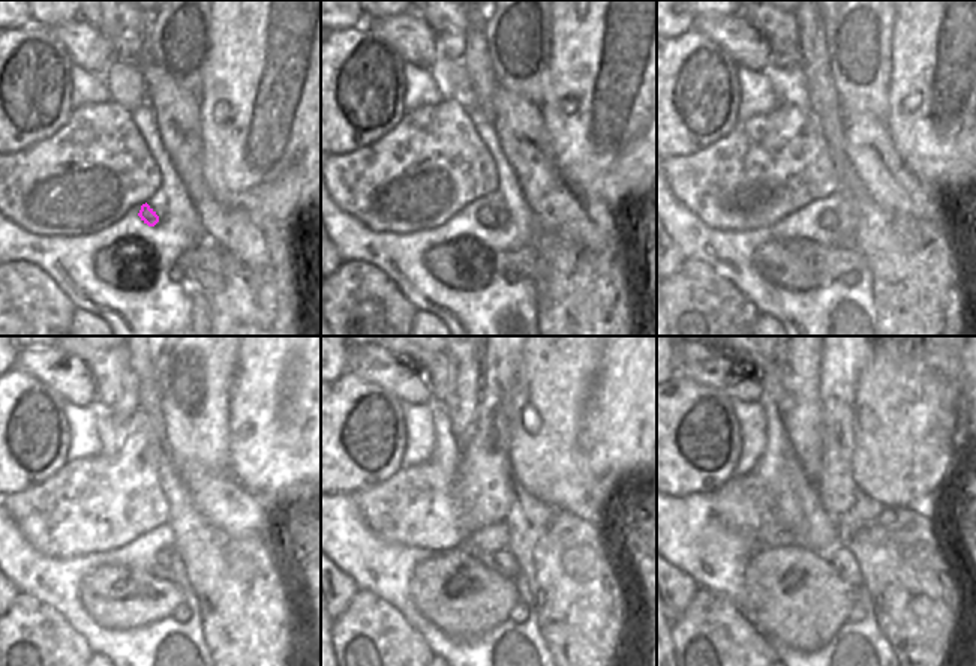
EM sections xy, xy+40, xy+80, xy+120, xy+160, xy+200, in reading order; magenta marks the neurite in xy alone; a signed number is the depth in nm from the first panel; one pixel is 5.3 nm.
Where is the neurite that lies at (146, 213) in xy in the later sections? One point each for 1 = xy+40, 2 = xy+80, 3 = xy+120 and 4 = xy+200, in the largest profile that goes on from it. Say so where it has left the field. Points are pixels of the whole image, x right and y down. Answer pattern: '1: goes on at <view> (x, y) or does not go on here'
1: goes on at xy+40 (486, 218)
2: goes on at xy+80 (828, 219)
3: goes on at xy+120 (164, 557)
4: goes on at xy+200 (846, 566)

